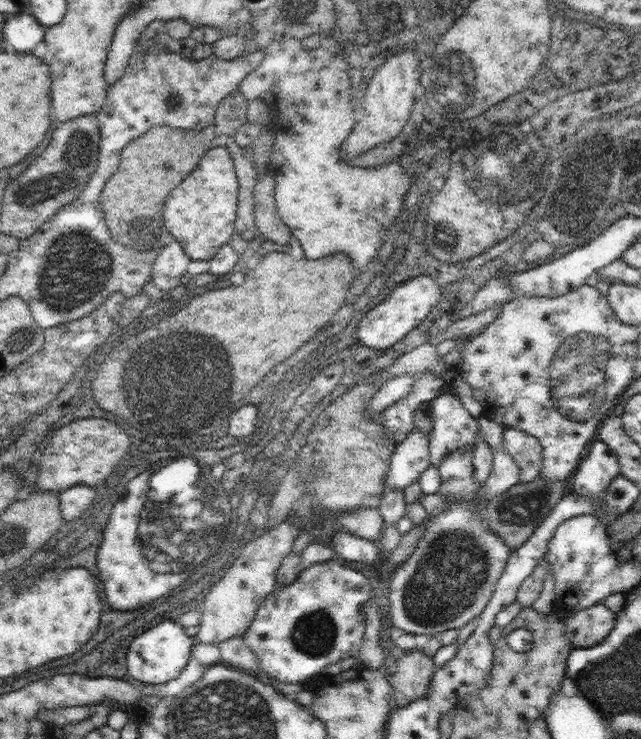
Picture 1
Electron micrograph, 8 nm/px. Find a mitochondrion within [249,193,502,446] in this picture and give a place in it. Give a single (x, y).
(304, 379)

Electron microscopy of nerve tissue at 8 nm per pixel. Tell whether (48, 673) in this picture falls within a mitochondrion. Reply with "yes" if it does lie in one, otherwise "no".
no

